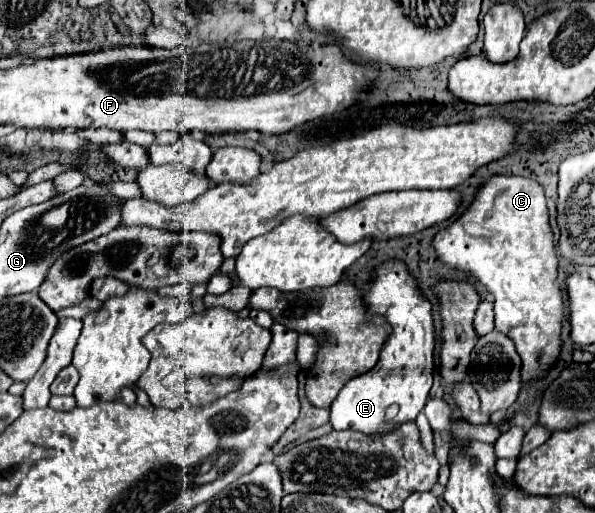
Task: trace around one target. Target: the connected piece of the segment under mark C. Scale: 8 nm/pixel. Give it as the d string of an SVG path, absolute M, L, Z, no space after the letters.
M490 176L490 180L476 192L468 210L432 238L432 246L438 260L454 270L468 274L470 278L480 282L488 290L488 294L492 294L494 328L516 344L516 350L522 358L522 380L530 382L542 378L544 372L560 356L560 328L564 316L562 290L556 282L558 254L552 242L552 228L548 224L548 208L542 186L536 180L524 176Z

